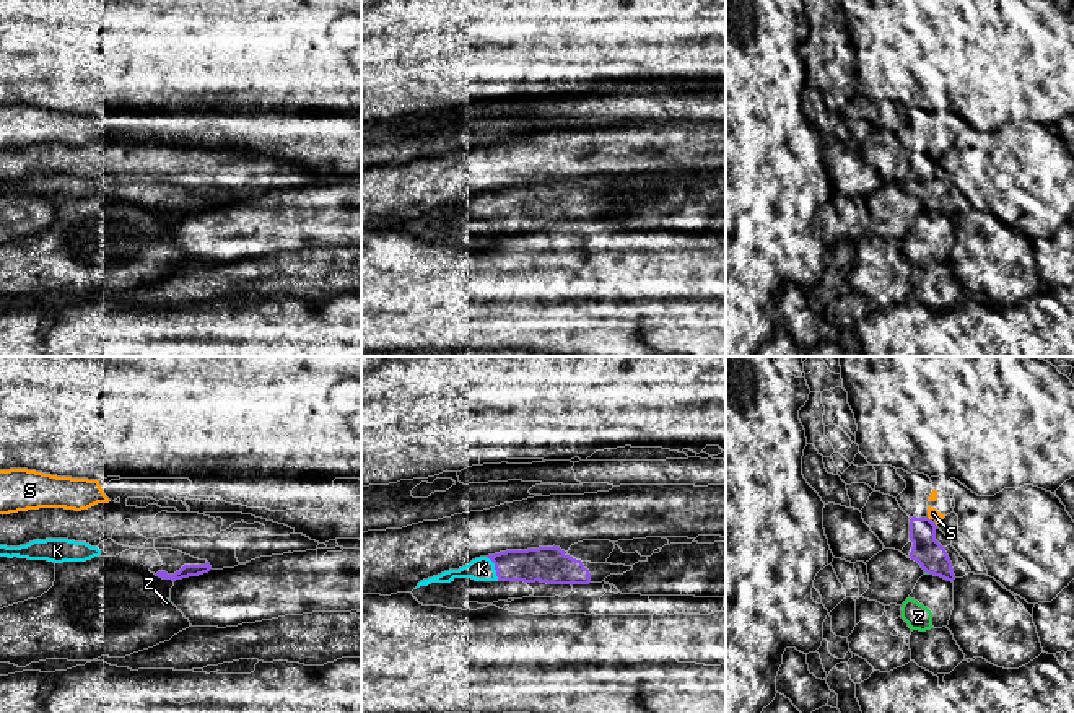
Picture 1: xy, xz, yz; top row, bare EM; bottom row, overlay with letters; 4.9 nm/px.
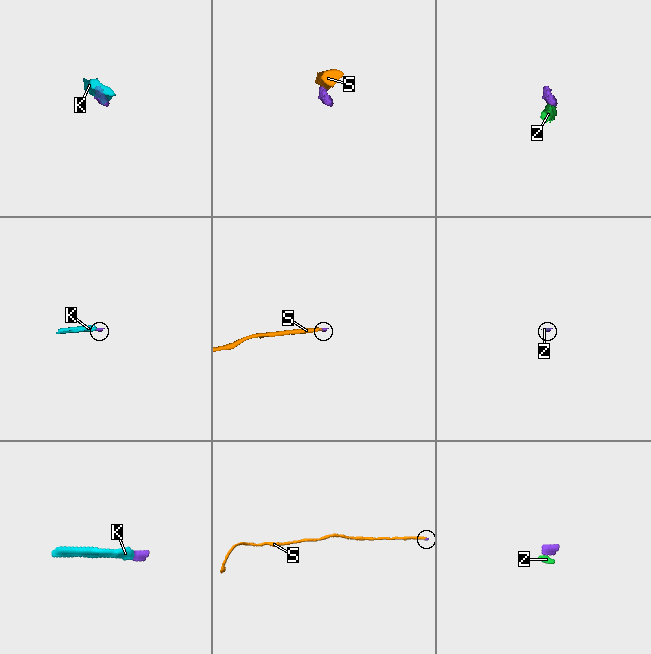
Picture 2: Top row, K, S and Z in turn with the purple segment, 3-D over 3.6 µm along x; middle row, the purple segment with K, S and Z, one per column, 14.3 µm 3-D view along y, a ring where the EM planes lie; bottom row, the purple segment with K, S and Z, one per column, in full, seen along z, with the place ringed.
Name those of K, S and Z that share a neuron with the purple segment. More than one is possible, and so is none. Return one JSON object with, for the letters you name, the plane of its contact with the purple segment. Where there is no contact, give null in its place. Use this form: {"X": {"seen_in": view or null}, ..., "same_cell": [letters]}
{"K": {"seen_in": "xz"}, "same_cell": ["K"]}

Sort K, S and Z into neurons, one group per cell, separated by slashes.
K / S / Z

